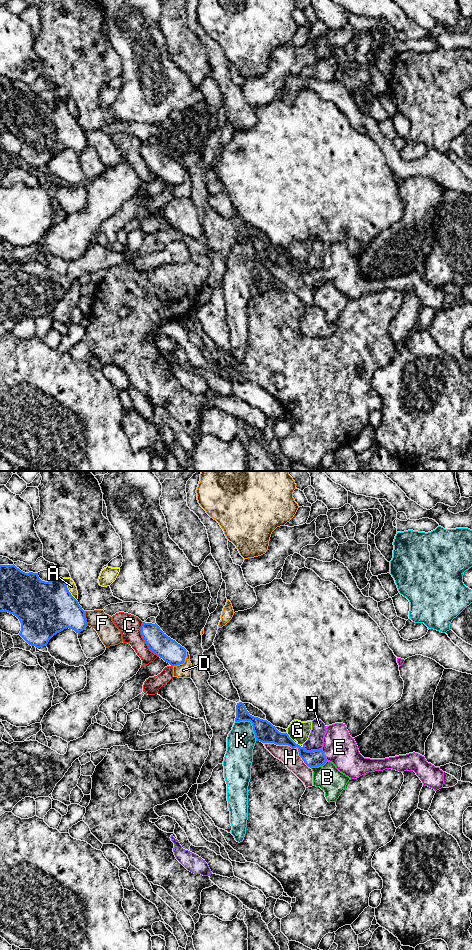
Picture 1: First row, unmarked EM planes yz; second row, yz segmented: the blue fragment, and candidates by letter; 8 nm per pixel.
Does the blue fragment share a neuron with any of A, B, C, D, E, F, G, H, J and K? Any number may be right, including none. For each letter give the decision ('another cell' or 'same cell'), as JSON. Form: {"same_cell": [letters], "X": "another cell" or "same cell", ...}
{"same_cell": ["E"], "A": "another cell", "B": "another cell", "C": "another cell", "D": "another cell", "E": "same cell", "F": "another cell", "G": "another cell", "H": "another cell", "J": "another cell", "K": "another cell"}

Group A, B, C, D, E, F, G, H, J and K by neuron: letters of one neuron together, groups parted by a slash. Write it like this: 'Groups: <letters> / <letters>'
Groups: A / B / C / D / E / F / G / H / J / K

